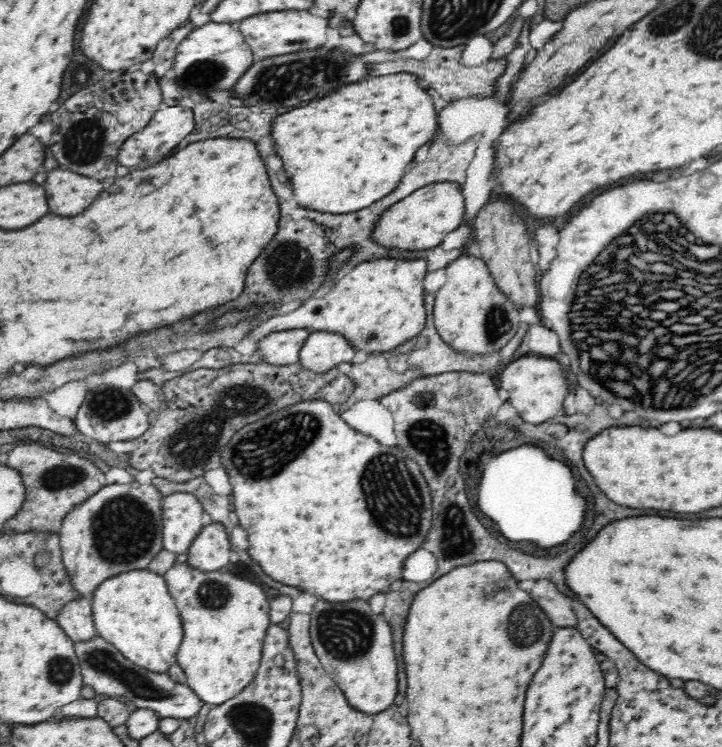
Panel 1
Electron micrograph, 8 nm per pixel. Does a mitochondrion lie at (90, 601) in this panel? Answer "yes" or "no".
no

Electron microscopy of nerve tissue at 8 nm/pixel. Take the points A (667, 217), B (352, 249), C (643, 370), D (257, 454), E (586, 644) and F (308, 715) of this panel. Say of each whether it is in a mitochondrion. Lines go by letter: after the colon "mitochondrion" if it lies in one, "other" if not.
A: mitochondrion
B: other
C: mitochondrion
D: mitochondrion
E: other
F: other

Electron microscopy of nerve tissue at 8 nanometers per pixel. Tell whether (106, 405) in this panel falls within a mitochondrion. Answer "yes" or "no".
yes

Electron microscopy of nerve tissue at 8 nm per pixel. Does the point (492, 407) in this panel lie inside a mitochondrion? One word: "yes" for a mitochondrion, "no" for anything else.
no

